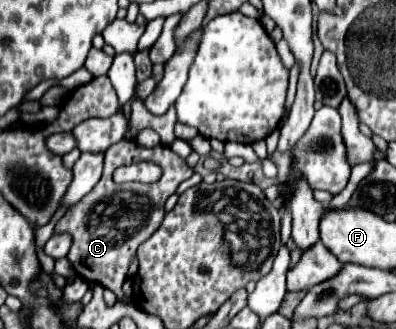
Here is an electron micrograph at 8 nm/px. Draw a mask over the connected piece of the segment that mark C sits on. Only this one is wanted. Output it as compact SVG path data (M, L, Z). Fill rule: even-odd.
M120 140L112 144L106 150L104 172L100 182L80 202L76 202L54 226L54 234L66 232L72 236L72 246L66 258L70 260L74 272L88 282L96 282L112 290L116 294L116 302L132 304L130 298L124 298L122 286L128 276L128 268L132 260L136 258L136 250L144 240L148 240L160 228L166 216L164 202L168 200L168 196L172 196L178 184L182 180L188 180L192 174L194 174L194 168L190 168L184 158L174 154L169 146L144 148L134 140ZM142 160L150 160L162 166L164 174L158 182L154 184L138 184L138 182L114 184L112 182L112 172L120 164L132 164Z

